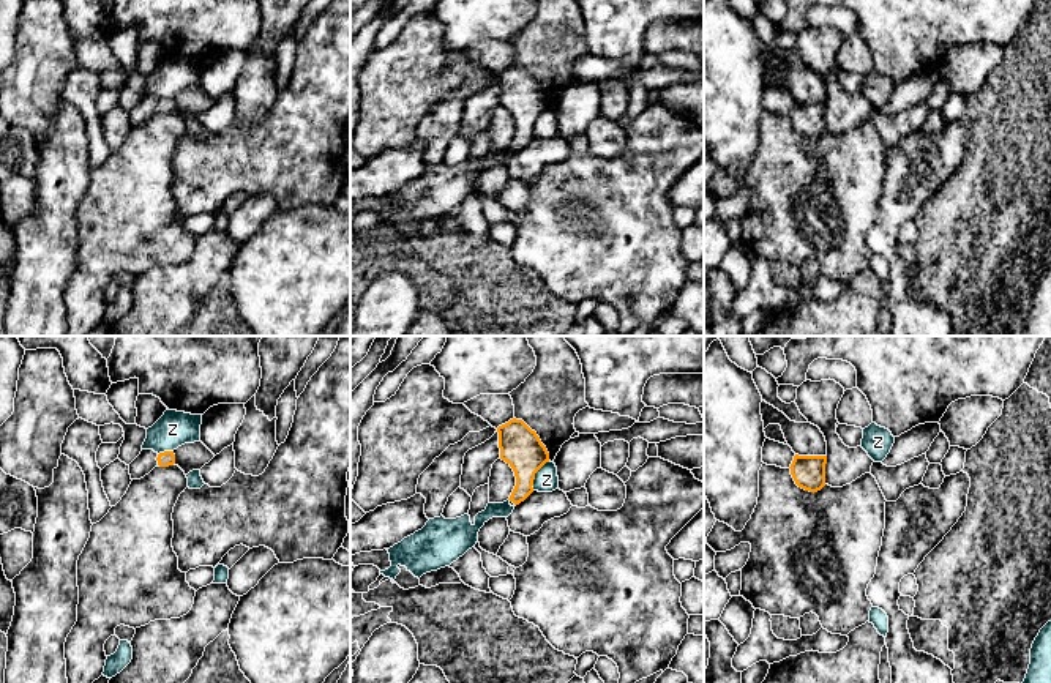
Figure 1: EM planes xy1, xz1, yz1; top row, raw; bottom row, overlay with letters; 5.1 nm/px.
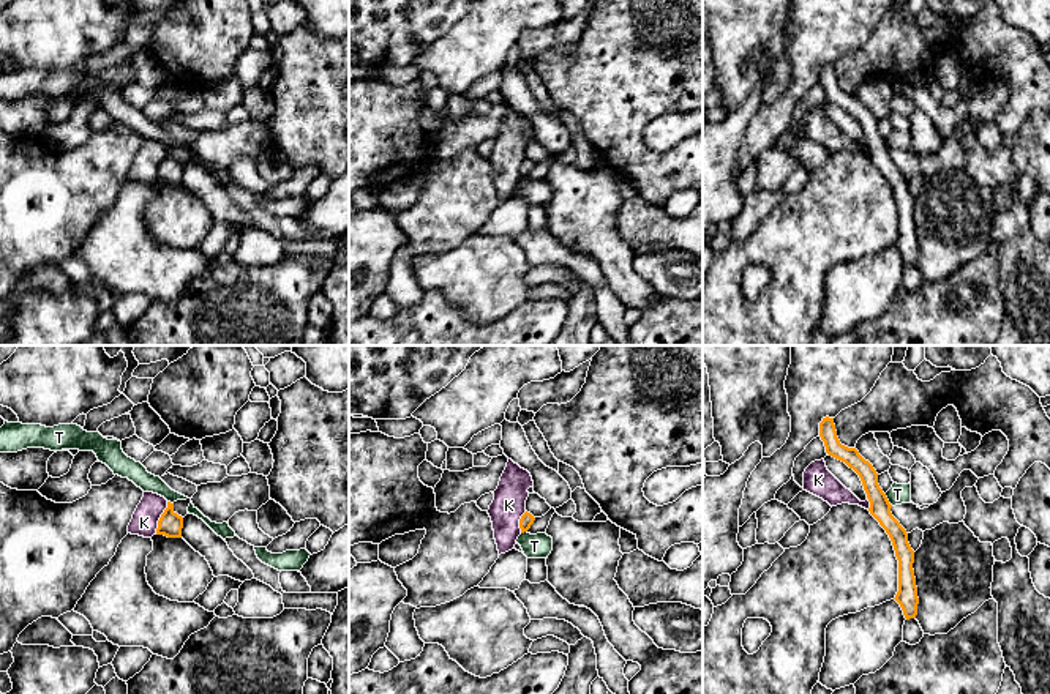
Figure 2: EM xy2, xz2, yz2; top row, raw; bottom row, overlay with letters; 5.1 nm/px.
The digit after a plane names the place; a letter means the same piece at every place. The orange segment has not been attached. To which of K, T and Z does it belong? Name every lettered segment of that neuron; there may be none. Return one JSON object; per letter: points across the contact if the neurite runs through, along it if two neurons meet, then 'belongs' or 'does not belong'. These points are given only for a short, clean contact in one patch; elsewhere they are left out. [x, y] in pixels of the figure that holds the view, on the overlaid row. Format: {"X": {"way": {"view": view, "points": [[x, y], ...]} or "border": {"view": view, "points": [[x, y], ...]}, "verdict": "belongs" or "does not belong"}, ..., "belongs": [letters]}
{"K": {"verdict": "does not belong"}, "T": {"border": {"view": "yz2", "points": [[884, 494], [892, 505]]}, "verdict": "does not belong"}, "Z": {"border": {"view": "xz1", "points": [[549, 461], [535, 473], [532, 489]]}, "verdict": "does not belong"}, "belongs": []}

